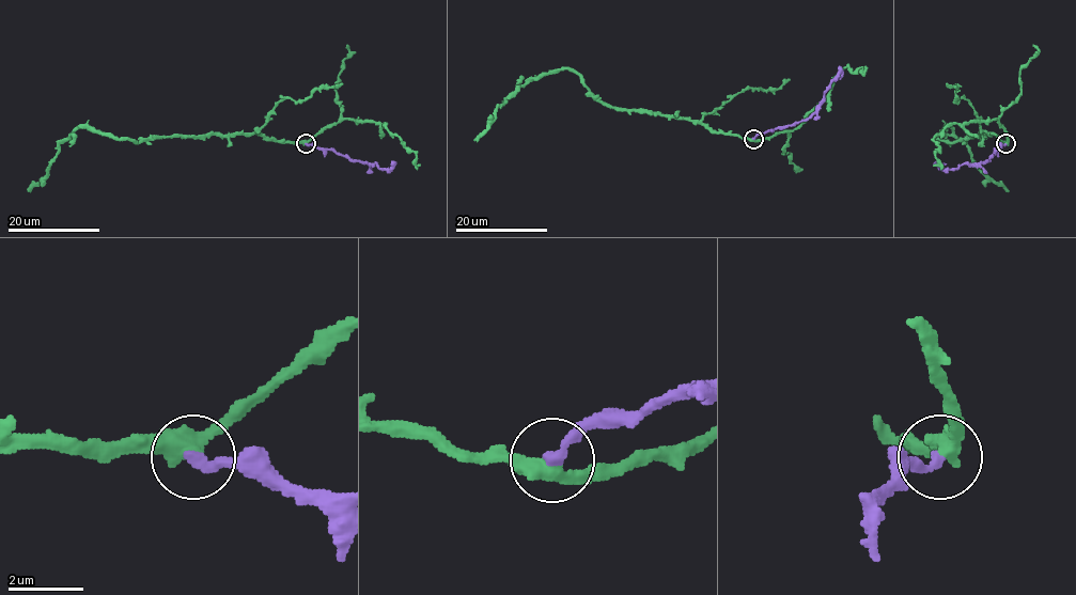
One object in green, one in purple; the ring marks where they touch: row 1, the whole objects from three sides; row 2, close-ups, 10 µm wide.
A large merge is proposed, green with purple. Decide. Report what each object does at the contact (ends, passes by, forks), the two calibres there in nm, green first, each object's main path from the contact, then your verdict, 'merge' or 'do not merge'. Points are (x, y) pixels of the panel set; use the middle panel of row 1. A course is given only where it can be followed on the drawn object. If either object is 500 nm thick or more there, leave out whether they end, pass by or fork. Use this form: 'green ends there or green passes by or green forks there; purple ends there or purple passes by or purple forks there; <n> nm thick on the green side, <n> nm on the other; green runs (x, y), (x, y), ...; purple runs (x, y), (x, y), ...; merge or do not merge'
green passes by; purple ends there; 440 nm thick on the green side, 300 nm on the other; green runs (753, 138), (712, 132), (685, 119), (614, 109), (577, 74), (556, 69), (529, 79), (497, 107), (477, 142); purple runs (753, 138), (806, 120), (822, 99), (839, 65); merge

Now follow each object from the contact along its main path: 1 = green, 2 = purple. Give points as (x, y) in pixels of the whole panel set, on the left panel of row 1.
1: (306, 143), (264, 139), (255, 134), (151, 137), (137, 142), (78, 127), (59, 144), (48, 173), (29, 190)
2: (306, 143), (375, 163), (380, 169), (389, 169), (392, 163)

